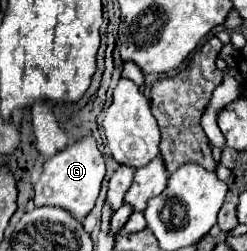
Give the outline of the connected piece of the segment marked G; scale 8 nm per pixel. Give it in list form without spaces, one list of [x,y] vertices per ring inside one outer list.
[[[92,137],[78,139],[76,143],[68,145],[66,149],[62,149],[60,153],[56,153],[54,157],[44,161],[42,175],[34,183],[34,205],[36,207],[42,207],[42,205],[62,207],[68,213],[72,213],[74,219],[82,221],[94,207],[104,173],[106,173],[104,155],[98,149],[96,141]]]

